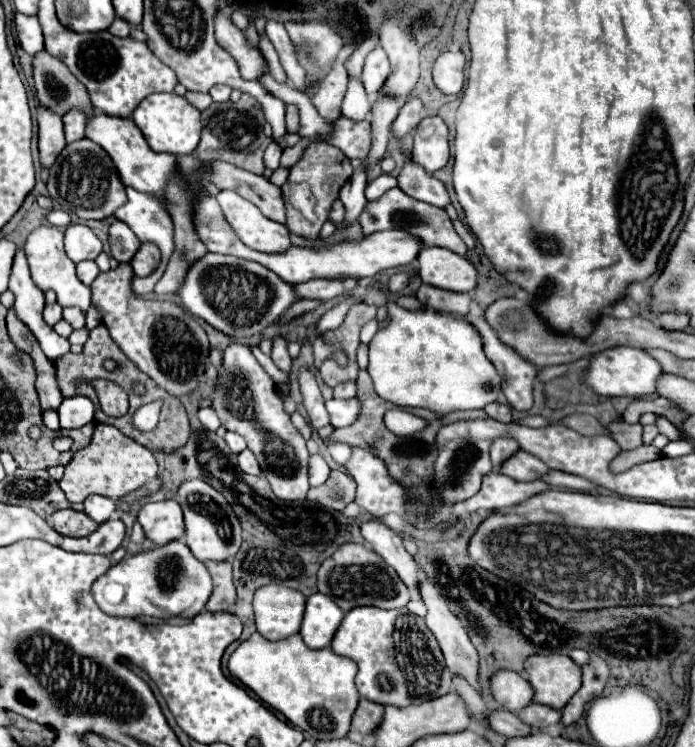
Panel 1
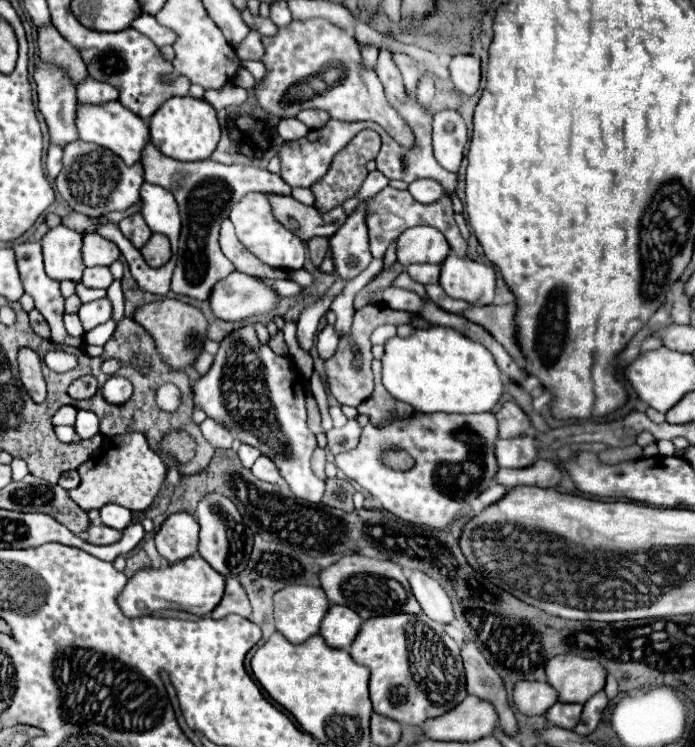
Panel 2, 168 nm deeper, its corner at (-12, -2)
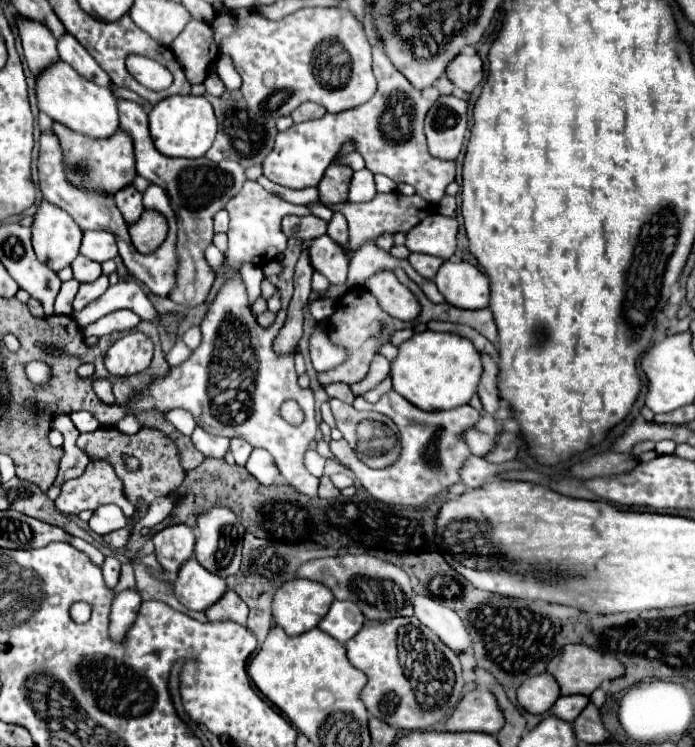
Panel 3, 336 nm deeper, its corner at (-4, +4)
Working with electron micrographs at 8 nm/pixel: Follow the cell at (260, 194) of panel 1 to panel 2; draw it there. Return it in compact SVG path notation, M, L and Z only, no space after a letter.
M264 194L272 206L274 218L286 226L300 240L310 240L314 236L334 236L336 230L344 224L346 212L342 206L320 214L314 206L306 206L292 196L282 194Z

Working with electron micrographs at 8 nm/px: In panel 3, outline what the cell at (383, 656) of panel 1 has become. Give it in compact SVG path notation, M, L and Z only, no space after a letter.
M390 618L384 622L366 620L364 630L360 630L352 640L346 642L348 660L352 666L362 670L368 676L368 684L360 692L360 700L364 702L370 716L402 730L422 730L434 726L450 716L456 704L462 698L464 690L464 676L458 656L440 642L440 638L422 626L416 618Z

